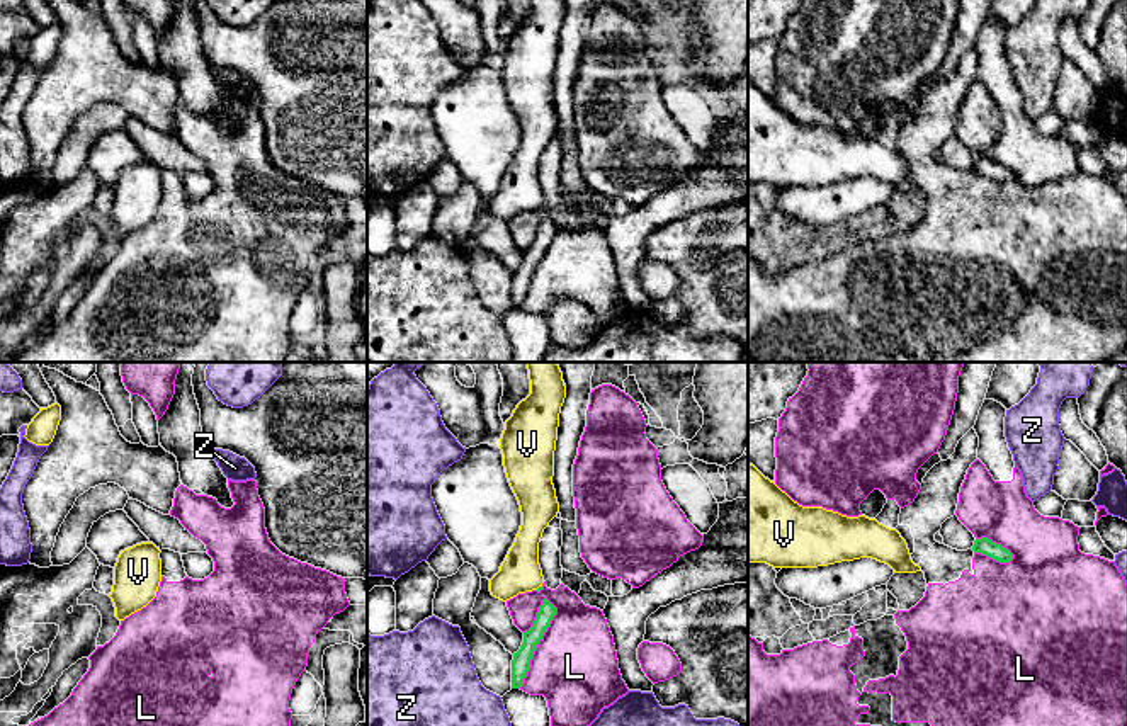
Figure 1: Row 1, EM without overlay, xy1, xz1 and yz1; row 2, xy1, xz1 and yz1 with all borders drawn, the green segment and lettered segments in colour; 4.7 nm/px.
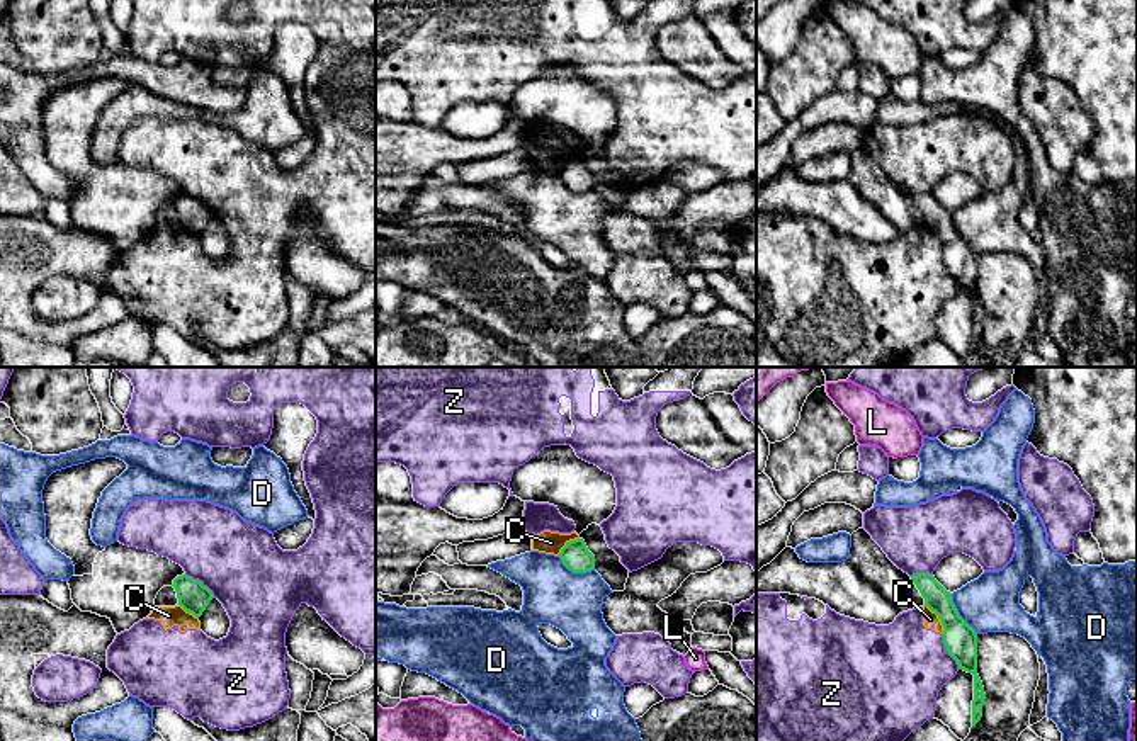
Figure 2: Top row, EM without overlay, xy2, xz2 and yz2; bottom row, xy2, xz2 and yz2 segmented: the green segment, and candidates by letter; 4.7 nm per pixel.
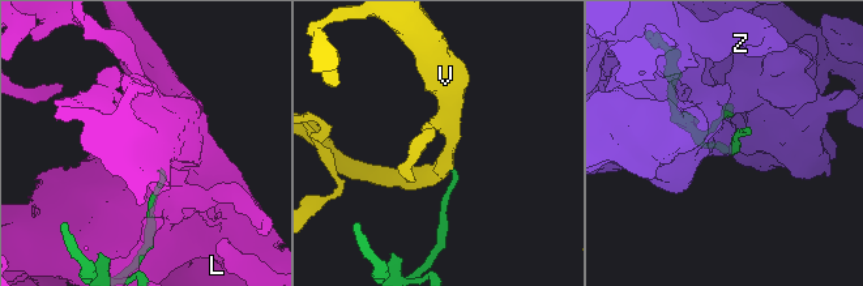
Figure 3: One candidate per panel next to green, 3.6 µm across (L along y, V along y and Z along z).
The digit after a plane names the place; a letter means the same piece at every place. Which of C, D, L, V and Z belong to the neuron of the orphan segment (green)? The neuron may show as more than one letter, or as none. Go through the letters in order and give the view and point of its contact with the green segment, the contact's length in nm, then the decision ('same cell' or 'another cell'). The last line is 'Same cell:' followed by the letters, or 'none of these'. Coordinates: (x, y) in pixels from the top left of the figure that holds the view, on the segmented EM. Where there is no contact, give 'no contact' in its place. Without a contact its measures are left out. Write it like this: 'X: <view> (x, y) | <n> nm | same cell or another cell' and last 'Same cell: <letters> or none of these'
C: yz2 (939, 617) | 170 nm | another cell
D: yz2 (957, 614) | 240 nm | another cell
L: xz1 (538, 643) | 460 nm | another cell
V: xz1 (539, 587) | 40 nm | same cell
Z: yz2 (947, 650) | 190 nm | another cell
Same cell: V

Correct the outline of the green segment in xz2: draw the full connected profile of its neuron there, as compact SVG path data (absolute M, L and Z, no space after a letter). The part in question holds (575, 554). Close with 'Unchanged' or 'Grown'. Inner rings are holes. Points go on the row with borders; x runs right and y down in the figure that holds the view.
M580 537L566 542L559 552L559 557L573 573L586 573L595 569L595 556L588 551L585 540Z. Unchanged

